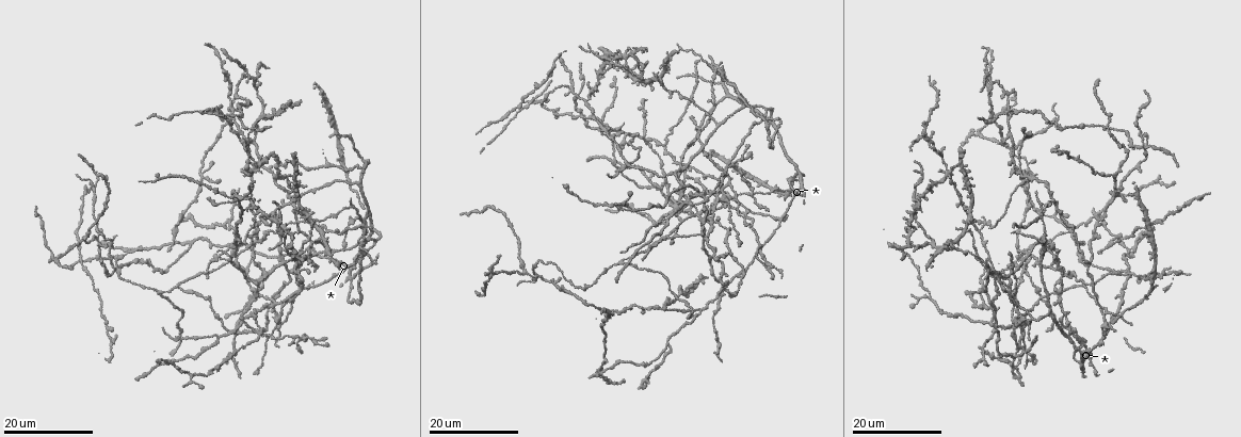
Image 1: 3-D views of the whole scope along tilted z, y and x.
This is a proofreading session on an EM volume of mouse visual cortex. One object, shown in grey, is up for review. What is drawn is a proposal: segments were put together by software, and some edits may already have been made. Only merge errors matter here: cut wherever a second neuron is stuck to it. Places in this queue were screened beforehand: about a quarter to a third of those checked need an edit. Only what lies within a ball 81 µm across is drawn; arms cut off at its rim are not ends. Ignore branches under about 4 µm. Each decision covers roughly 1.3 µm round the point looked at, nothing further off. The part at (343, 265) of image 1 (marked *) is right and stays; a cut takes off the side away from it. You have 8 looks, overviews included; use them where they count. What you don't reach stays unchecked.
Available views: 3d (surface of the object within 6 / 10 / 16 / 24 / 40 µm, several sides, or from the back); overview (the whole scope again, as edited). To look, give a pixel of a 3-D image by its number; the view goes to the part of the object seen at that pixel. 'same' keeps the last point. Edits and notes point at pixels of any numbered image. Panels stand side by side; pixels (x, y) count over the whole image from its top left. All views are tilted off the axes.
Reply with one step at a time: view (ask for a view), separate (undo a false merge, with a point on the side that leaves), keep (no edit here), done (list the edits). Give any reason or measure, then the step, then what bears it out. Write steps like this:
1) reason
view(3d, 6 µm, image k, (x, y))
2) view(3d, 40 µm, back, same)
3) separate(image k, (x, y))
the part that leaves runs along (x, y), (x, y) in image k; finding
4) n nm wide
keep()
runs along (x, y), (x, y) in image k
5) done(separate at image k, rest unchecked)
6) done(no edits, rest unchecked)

branch point
view(3d, 24 µm, image 1, (742, 105))

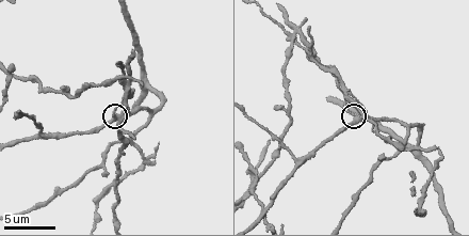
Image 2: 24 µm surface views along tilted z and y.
view(3d, 6 µm, image 2, (355, 119))

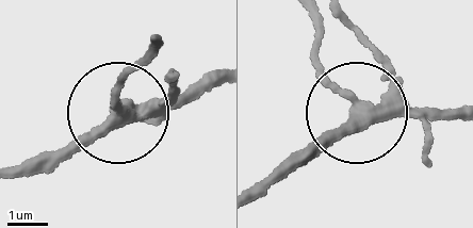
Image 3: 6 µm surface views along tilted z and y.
separate(image 3, (111, 107))
the part that leaves runs along (369, 114), (316, 65), (310, 13) in image 3; a second neuron is stuck on

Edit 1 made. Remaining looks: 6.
three-way junction
view(3d, 24 µm, image 1, (663, 147))

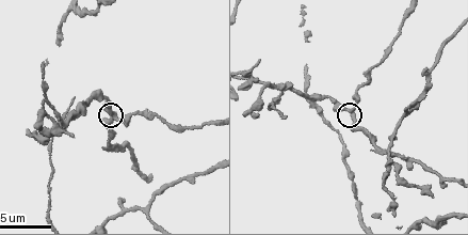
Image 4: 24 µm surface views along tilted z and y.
view(3d, 6 µm, image 4, (350, 111))

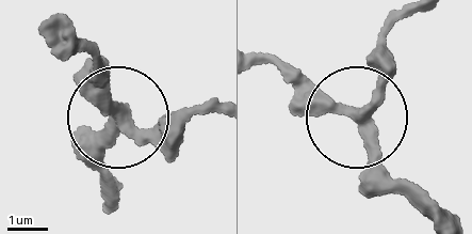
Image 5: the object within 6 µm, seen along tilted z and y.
300 nm wide
keep()
runs along (423, 212), (394, 184), (360, 114), (397, 19) in image 5; continuous, no second neuron

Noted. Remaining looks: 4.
calibre changes
view(3d, 24 µm, image 1, (1020, 281))

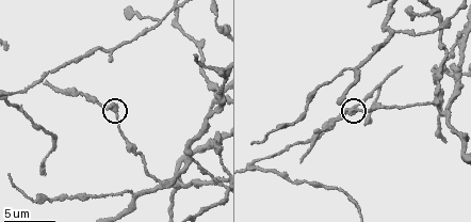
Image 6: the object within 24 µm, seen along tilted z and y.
view(3d, 6 µm, image 6, (117, 116))

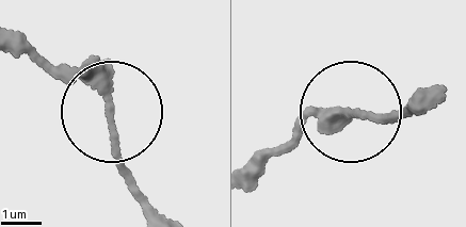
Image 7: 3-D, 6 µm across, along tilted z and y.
keep()
runs along (155, 209), (122, 158), (105, 101), (10, 34) in image 7; continuous, no second neuron

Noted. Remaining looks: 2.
four or more arms meet
view(3d, 16 µm, image 1, (202, 178))

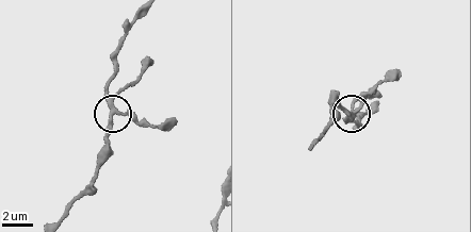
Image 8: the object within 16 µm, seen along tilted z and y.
view(3d, 6 µm, image 8, (112, 106))

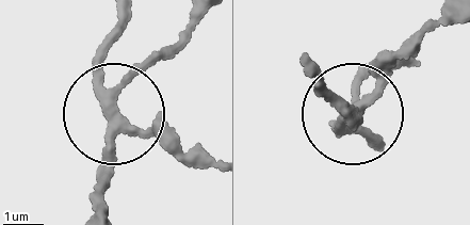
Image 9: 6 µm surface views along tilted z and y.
keep()
all the same neuron

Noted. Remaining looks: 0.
done(separate at image 3, rest unchecked)

